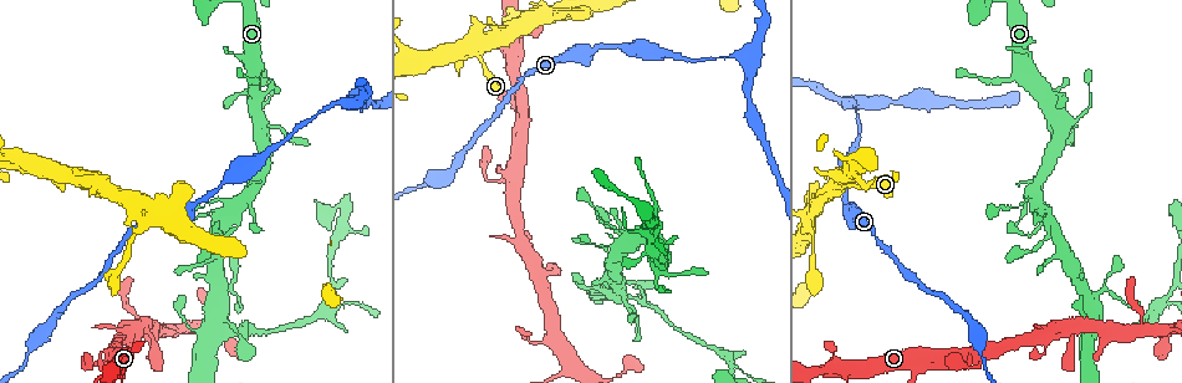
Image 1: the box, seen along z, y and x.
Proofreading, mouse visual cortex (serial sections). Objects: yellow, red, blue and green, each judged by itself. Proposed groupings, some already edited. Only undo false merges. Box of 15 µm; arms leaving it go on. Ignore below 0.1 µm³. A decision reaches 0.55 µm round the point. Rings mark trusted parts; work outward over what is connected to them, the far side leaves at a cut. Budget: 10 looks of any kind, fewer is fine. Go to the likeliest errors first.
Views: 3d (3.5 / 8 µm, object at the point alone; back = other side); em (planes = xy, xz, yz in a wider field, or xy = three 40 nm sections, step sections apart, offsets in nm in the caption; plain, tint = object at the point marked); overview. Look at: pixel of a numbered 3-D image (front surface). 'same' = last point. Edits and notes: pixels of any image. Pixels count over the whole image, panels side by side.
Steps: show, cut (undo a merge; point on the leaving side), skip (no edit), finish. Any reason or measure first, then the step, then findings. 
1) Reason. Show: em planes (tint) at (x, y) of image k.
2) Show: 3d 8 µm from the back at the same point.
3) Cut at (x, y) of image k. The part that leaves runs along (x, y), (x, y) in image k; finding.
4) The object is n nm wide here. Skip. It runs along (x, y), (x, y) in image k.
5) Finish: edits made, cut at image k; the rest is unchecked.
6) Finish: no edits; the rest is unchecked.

Calibre changes. Show: 3d 3.5 µm at (542, 7) of image 1.

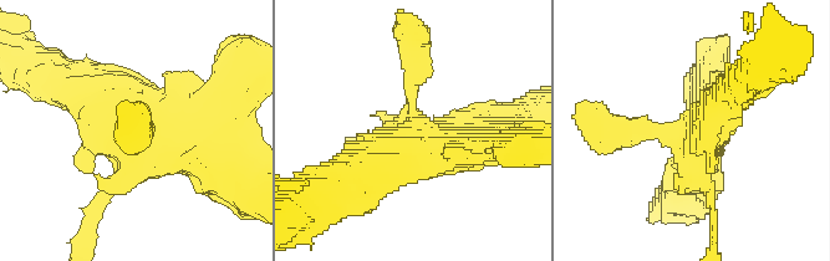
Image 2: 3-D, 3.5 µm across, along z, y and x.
Show: em xy step 1 (tint) at (694, 143) of image 2.

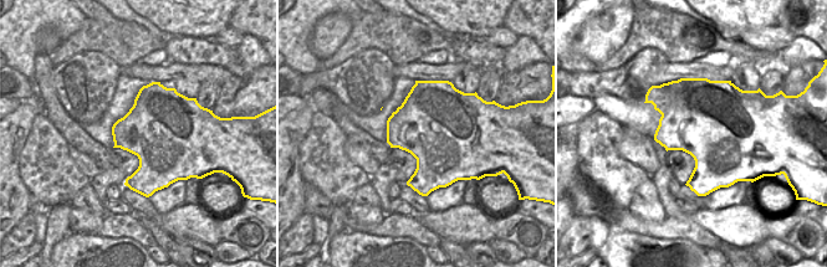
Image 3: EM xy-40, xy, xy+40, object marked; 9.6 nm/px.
Skip. It runs along (72, 90), (179, 131), (209, 162) in image 2; continuous, no second cell.

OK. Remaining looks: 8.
Three arms meet. Show: 3d 8 µm at (854, 105) of image 1.

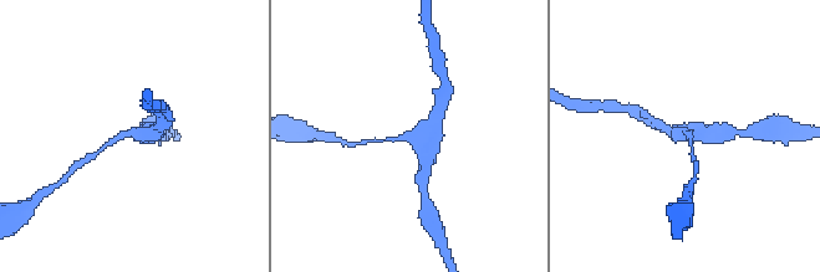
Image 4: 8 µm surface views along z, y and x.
Zoom in. Show: 3d 3.5 µm at (417, 137) of image 4.

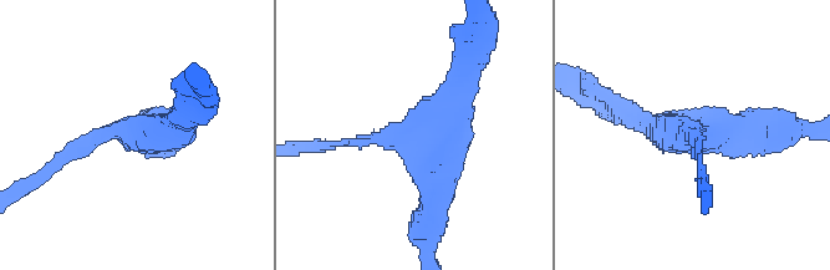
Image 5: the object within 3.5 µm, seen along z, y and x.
Show: em xy step 1 (tint) at (694, 132) of image 5.

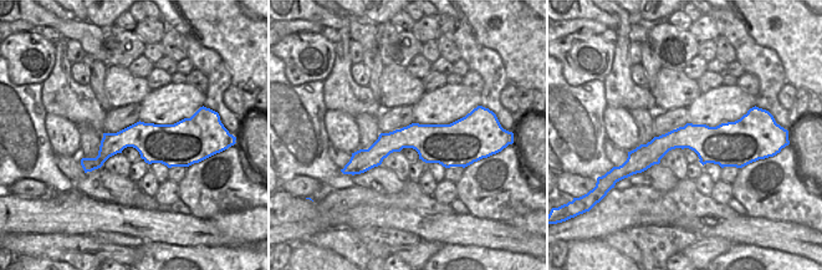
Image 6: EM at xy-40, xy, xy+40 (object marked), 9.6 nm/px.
The arms are 150, 350, 450 nm wide. Skip. It runs along (340, 146), (416, 142), (431, 215) in image 5; one cell here.

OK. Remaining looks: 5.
Calibre changes. Show: 3d 3.5 µm at (625, 232) of image 1.

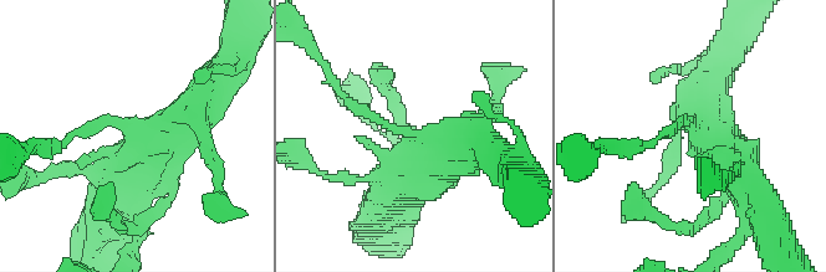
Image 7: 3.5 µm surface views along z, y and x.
Show: em xy step 3 (tint) at (143, 137) of image 7.

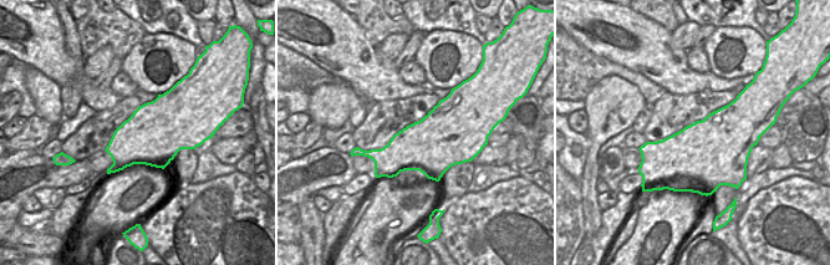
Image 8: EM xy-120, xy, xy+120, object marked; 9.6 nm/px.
Skip. Continuous, no second cell.

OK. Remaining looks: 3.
Thin arm on a thick one. Show: 3d 3.5 µm at (549, 343) of image 1.

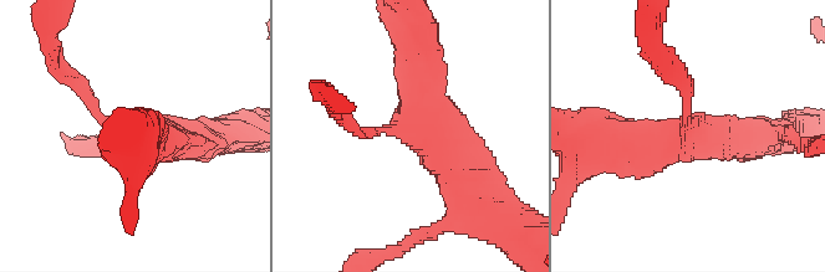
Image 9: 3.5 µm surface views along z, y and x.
3 arms meet here; the arms are 150, 450, 600 nm wide; now the EM. Show: em planes (tint) at (685, 129) of image 9.

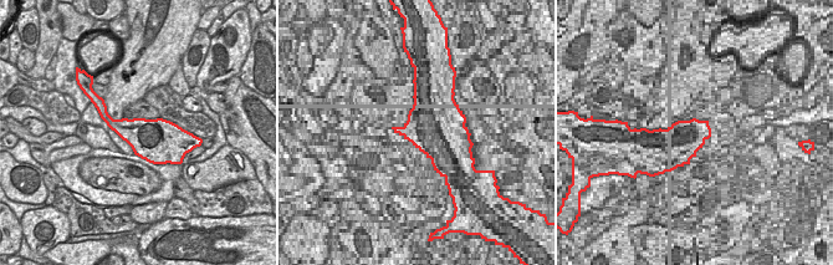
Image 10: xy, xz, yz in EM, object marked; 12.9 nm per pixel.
Skip. Continuous, no second cell.

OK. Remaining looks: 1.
Finish: no edits; the rest is unchecked.

